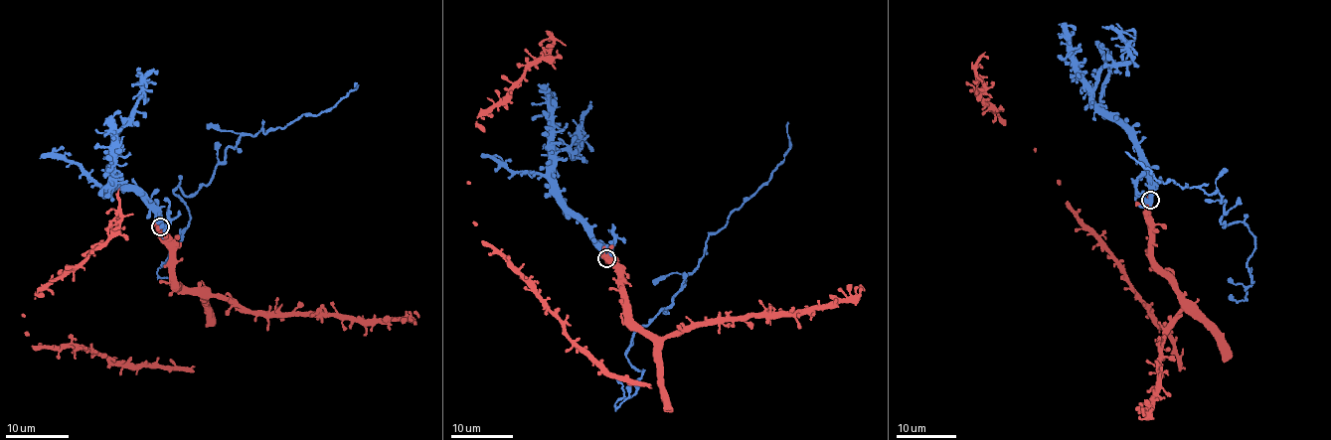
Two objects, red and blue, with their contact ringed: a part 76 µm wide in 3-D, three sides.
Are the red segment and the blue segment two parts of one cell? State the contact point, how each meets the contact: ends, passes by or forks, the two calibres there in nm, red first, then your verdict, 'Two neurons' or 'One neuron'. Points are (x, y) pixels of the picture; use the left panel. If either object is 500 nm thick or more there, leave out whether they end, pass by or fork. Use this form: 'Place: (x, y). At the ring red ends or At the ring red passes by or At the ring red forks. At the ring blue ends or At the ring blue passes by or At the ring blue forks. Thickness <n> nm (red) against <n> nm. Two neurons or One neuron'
Place: (160, 226). At the ring red forks. At the ring blue forks. Thickness 440 nm (red) against 480 nm. One neuron

